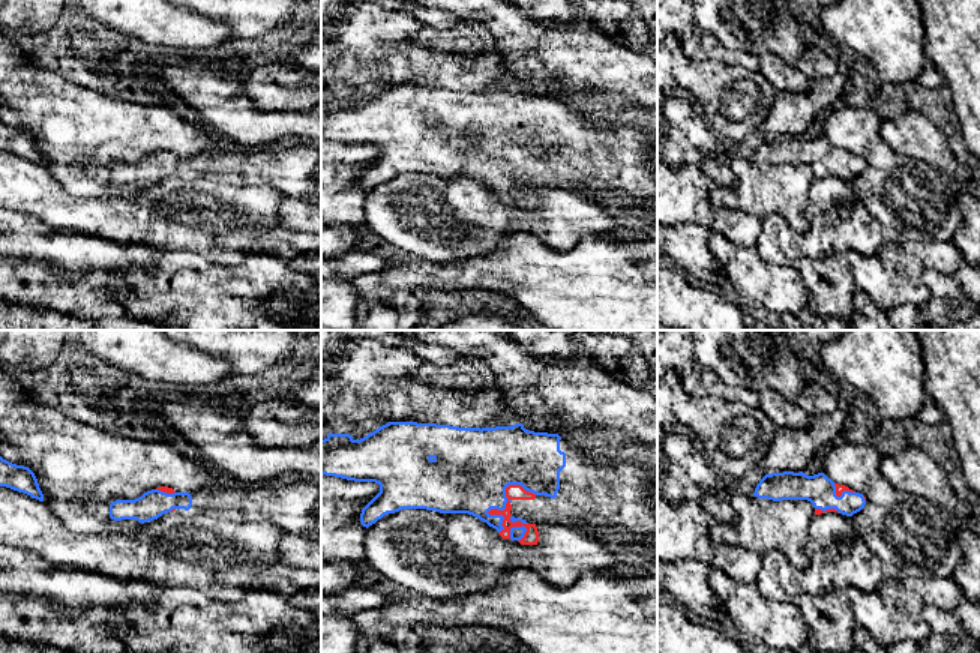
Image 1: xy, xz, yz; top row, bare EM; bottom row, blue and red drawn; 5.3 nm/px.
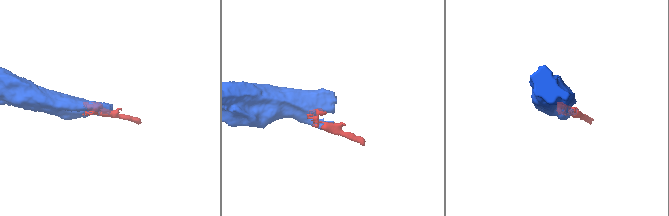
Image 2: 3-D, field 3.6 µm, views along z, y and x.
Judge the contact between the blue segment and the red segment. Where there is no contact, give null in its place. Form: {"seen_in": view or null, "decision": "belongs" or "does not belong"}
{"seen_in": "xz", "decision": "belongs"}

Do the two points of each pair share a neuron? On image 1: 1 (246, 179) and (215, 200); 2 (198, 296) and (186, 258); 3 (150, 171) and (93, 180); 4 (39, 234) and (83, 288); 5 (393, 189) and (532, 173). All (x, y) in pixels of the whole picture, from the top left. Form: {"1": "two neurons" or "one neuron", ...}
{"1": "two neurons", "2": "one neuron", "3": "two neurons", "4": "two neurons", "5": "two neurons"}

